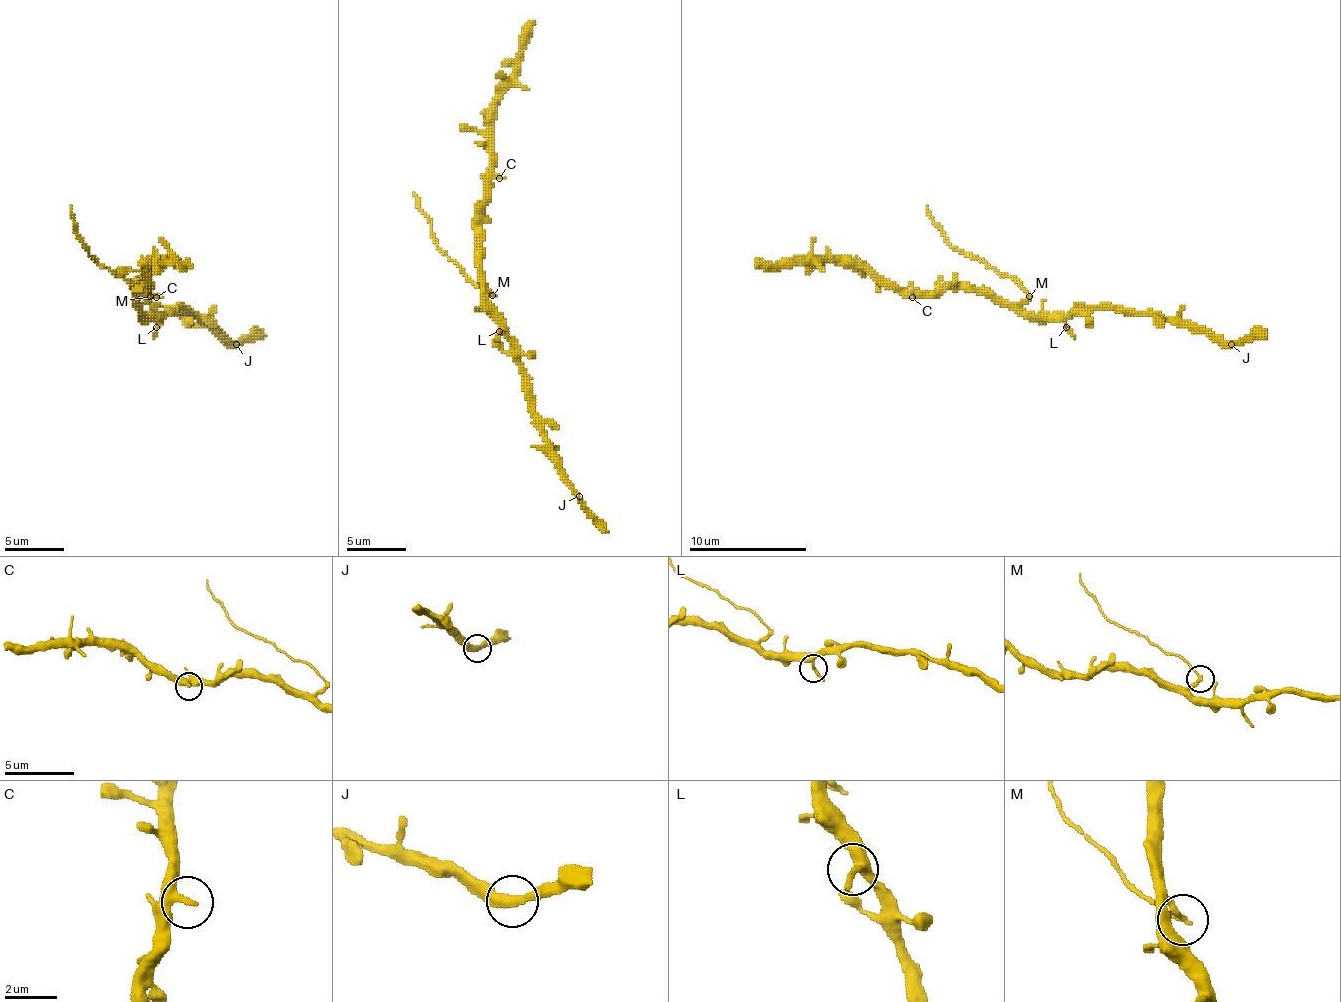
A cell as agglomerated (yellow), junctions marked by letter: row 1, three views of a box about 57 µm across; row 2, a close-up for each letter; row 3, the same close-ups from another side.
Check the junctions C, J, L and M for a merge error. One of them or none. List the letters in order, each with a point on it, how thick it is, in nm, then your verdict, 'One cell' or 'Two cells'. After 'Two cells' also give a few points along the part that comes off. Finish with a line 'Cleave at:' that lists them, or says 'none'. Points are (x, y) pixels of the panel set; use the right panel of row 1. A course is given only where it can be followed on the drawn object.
C: Place: (912, 297). Thickness 320 nm. One cell
J: Place: (1231, 344). Thickness 320 nm. One cell
L: Place: (1066, 327). Thickness 300 nm. One cell
M: Place: (1029, 296). Thickness 200 nm. Two cells. Course of the part to remove: (1030, 297), (980, 259), (959, 253), (945, 238), (927, 206)
Cleave at: M

